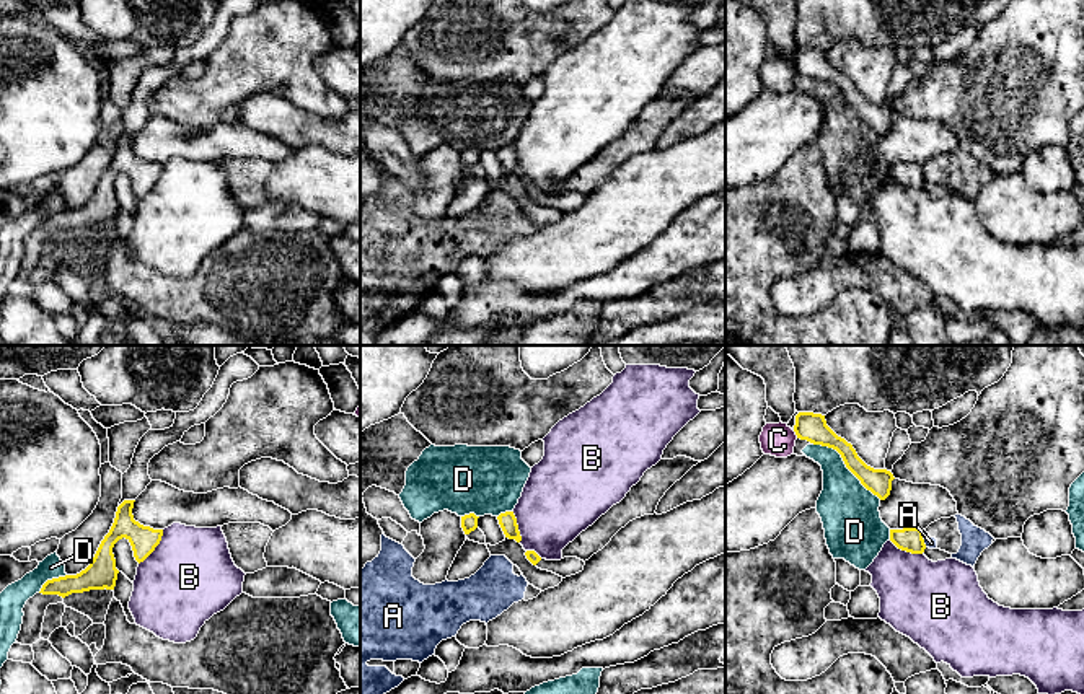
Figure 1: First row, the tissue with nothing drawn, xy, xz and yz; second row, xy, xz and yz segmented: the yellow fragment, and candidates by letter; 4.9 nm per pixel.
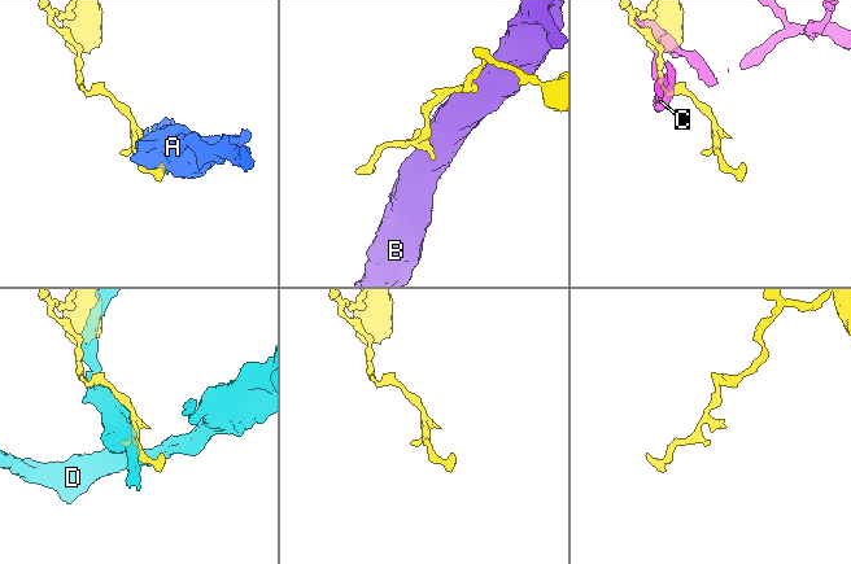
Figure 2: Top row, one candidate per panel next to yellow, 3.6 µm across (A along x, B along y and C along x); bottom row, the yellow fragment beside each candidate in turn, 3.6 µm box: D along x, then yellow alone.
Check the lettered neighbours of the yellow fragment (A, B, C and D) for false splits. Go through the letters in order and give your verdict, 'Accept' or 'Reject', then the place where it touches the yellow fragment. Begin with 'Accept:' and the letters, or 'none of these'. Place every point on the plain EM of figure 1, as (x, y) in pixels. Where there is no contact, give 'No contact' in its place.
Accept: none of these
A: Reject. Touches yellow at yz (921, 173)
B: Reject. Touches yellow at xy (155, 181)
C: Reject. Touches yellow at yz (796, 69)
D: Reject. Touches yellow at yz (846, 101)

